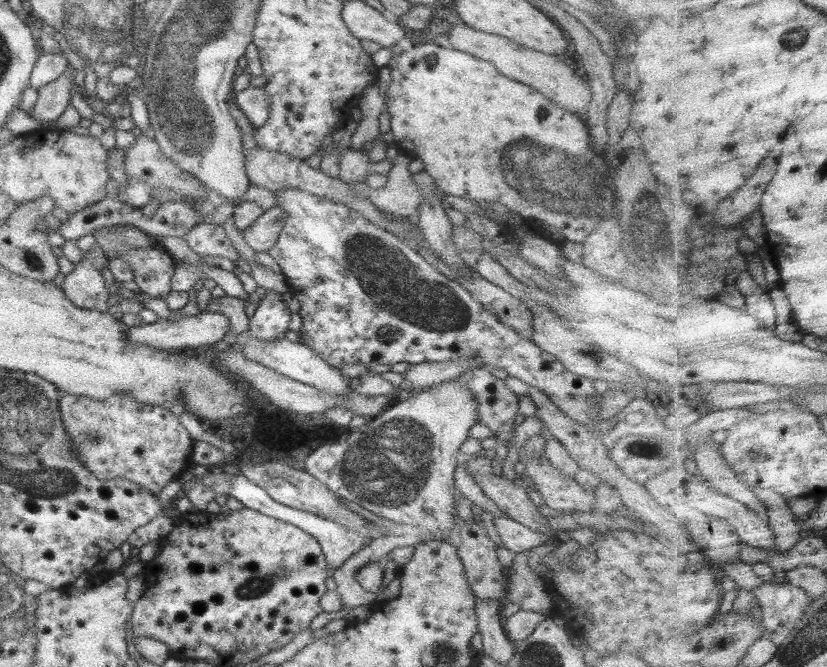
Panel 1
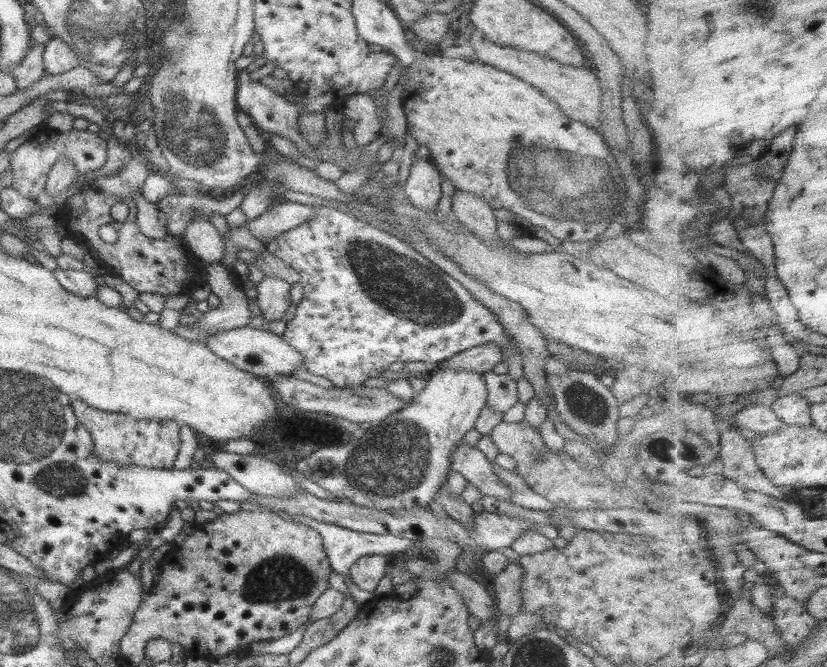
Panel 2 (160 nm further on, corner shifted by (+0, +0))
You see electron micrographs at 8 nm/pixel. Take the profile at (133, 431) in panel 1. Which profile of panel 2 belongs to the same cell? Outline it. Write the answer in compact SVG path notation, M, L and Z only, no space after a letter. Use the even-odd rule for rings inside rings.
M80 400L71 401L75 417L91 434L94 454L106 462L121 462L148 468L171 469L180 448L180 425L174 420L143 418L138 420L121 412L98 410Z

